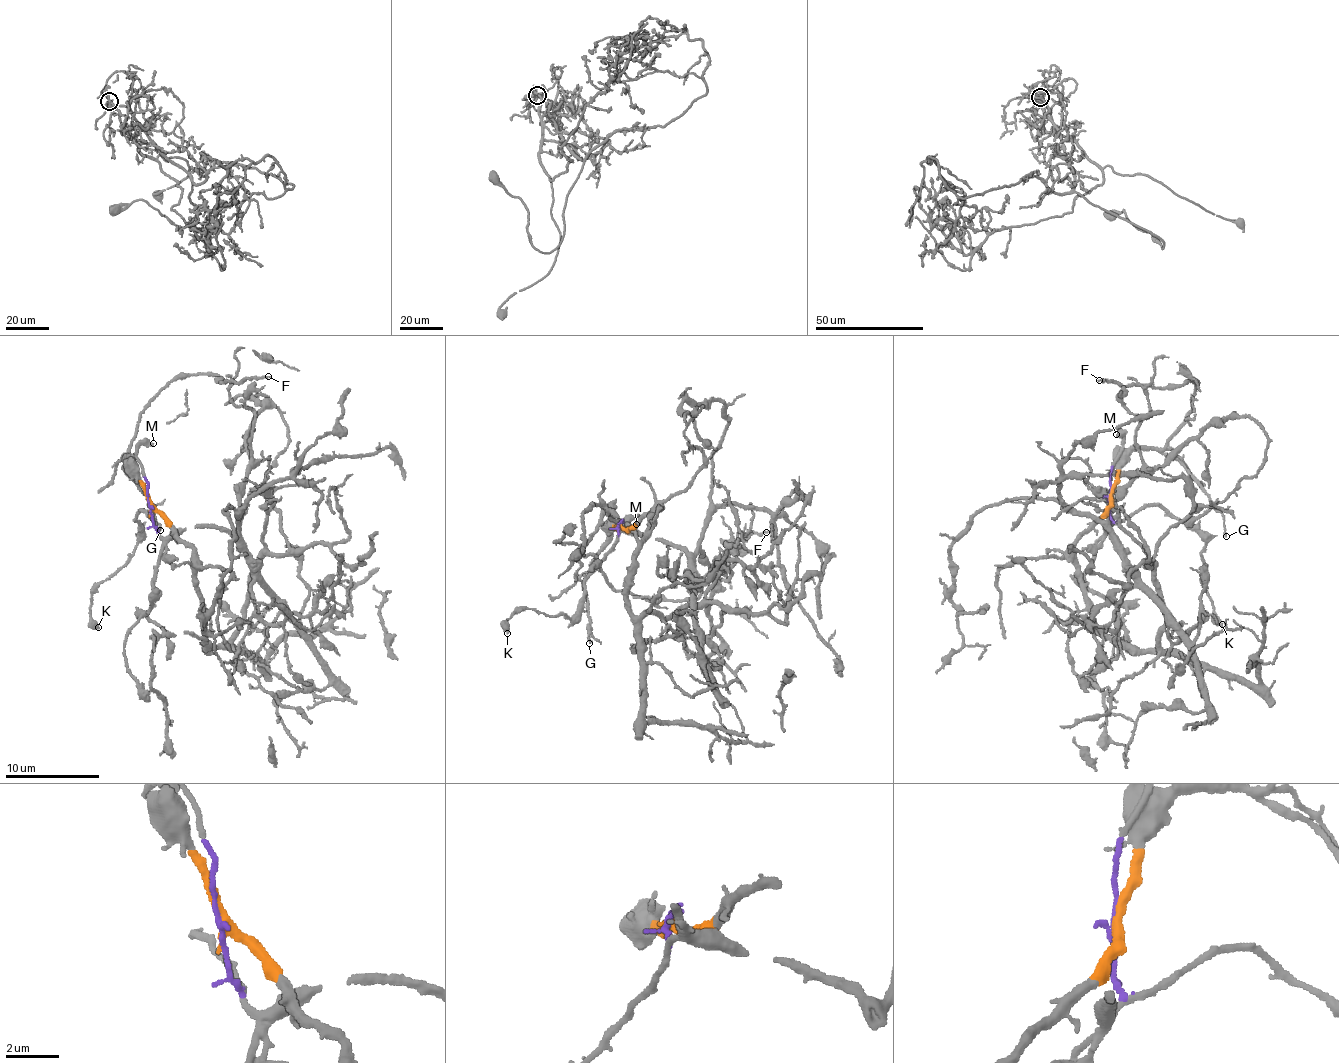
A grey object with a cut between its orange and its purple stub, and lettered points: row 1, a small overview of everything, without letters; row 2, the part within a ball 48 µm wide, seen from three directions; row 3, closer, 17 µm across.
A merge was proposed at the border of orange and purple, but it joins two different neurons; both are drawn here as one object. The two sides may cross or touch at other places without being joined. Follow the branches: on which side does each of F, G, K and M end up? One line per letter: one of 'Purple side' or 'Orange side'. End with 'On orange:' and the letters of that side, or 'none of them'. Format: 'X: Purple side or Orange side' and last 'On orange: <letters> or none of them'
F: Orange side
G: Orange side
K: Purple side
M: Purple side
On orange: F, G

